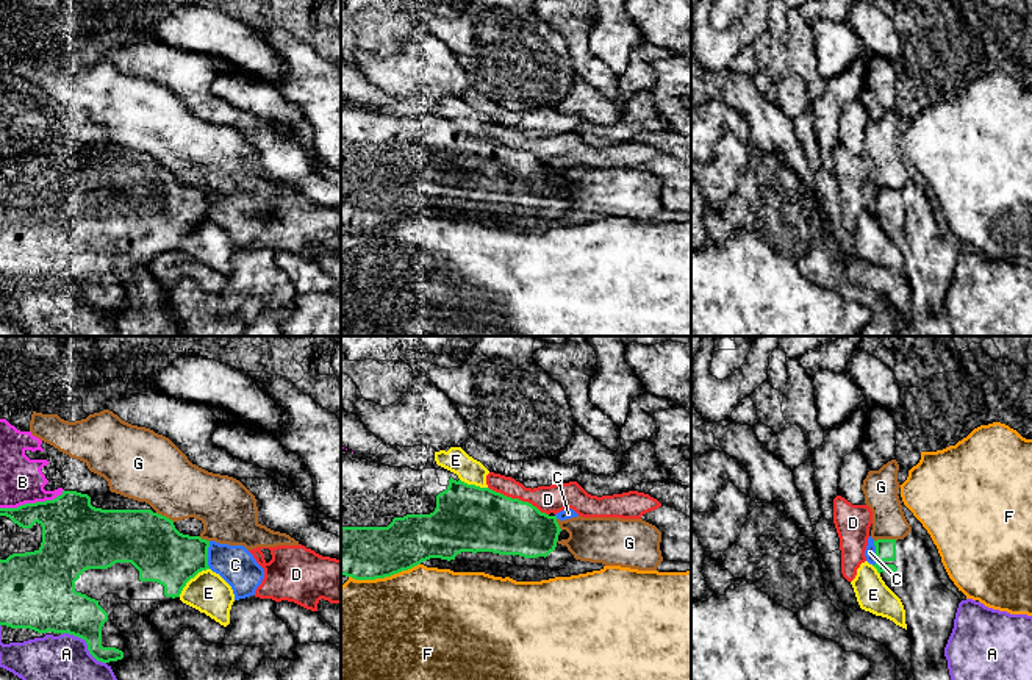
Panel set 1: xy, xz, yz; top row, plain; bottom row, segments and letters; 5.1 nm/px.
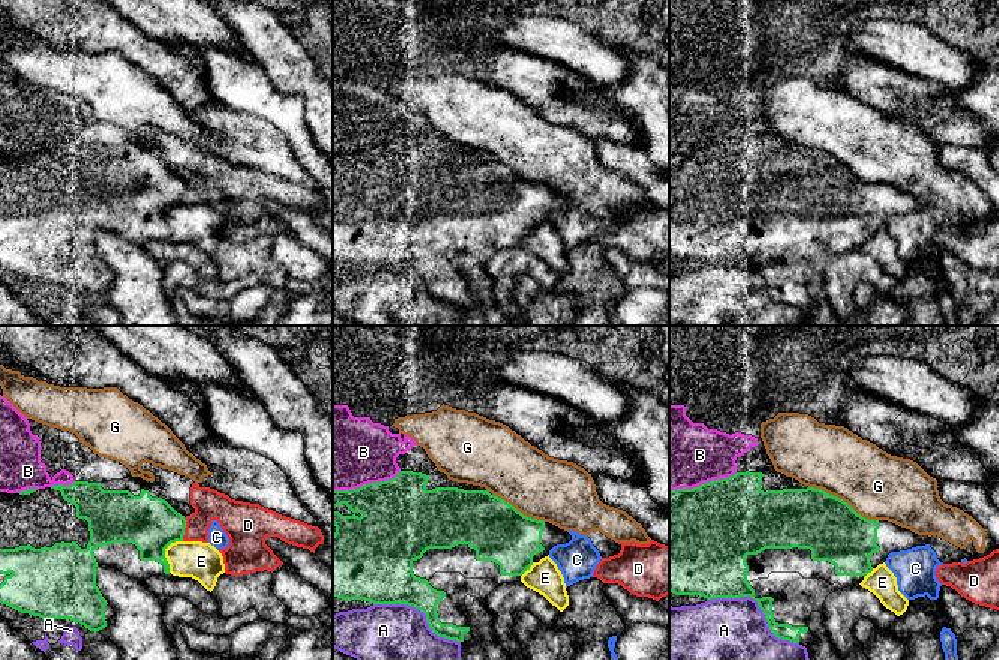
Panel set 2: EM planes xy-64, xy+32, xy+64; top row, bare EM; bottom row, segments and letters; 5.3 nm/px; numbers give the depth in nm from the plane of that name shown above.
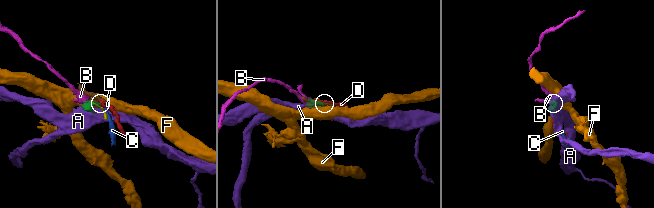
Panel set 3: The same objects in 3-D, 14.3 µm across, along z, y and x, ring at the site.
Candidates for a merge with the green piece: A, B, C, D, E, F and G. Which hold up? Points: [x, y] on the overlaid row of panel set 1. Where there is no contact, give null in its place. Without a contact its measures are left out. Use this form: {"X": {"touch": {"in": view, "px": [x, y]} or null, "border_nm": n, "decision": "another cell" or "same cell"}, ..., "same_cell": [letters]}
{"A": {"touch": {"in": "xy", "px": [86, 643]}, "border_nm": 280, "decision": "another cell"}, "B": {"touch": {"in": "xy", "px": [32, 504]}, "border_nm": 340, "decision": "another cell"}, "C": {"touch": {"in": "xy", "px": [207, 555]}, "border_nm": 140, "decision": "another cell"}, "D": {"touch": {"in": "xz", "px": [518, 499]}, "border_nm": 340, "decision": "another cell"}, "E": {"touch": {"in": "xy", "px": [191, 577]}, "border_nm": 220, "decision": "another cell"}, "F": {"touch": {"in": "xz", "px": [383, 577]}, "border_nm": 380, "decision": "another cell"}, "G": {"touch": {"in": "yz", "px": [885, 540]}, "border_nm": 120, "decision": "another cell"}, "same_cell": []}

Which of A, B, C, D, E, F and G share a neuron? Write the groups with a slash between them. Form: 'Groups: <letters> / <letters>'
Groups: A / B D / C G / E / F

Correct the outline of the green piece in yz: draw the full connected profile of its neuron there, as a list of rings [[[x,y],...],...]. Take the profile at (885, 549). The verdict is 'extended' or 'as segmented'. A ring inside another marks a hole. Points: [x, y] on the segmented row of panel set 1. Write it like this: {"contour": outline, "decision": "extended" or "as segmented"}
{"contour": [[[913,531],[898,541],[877,539],[874,546],[874,567],[905,610],[915,680],[951,680],[944,647],[959,597],[941,583],[933,558]]], "decision": "extended"}

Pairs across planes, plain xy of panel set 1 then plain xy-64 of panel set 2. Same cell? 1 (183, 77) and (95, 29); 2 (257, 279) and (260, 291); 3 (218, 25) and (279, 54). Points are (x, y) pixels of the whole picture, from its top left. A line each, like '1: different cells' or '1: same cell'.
1: same cell
2: different cells
3: different cells

